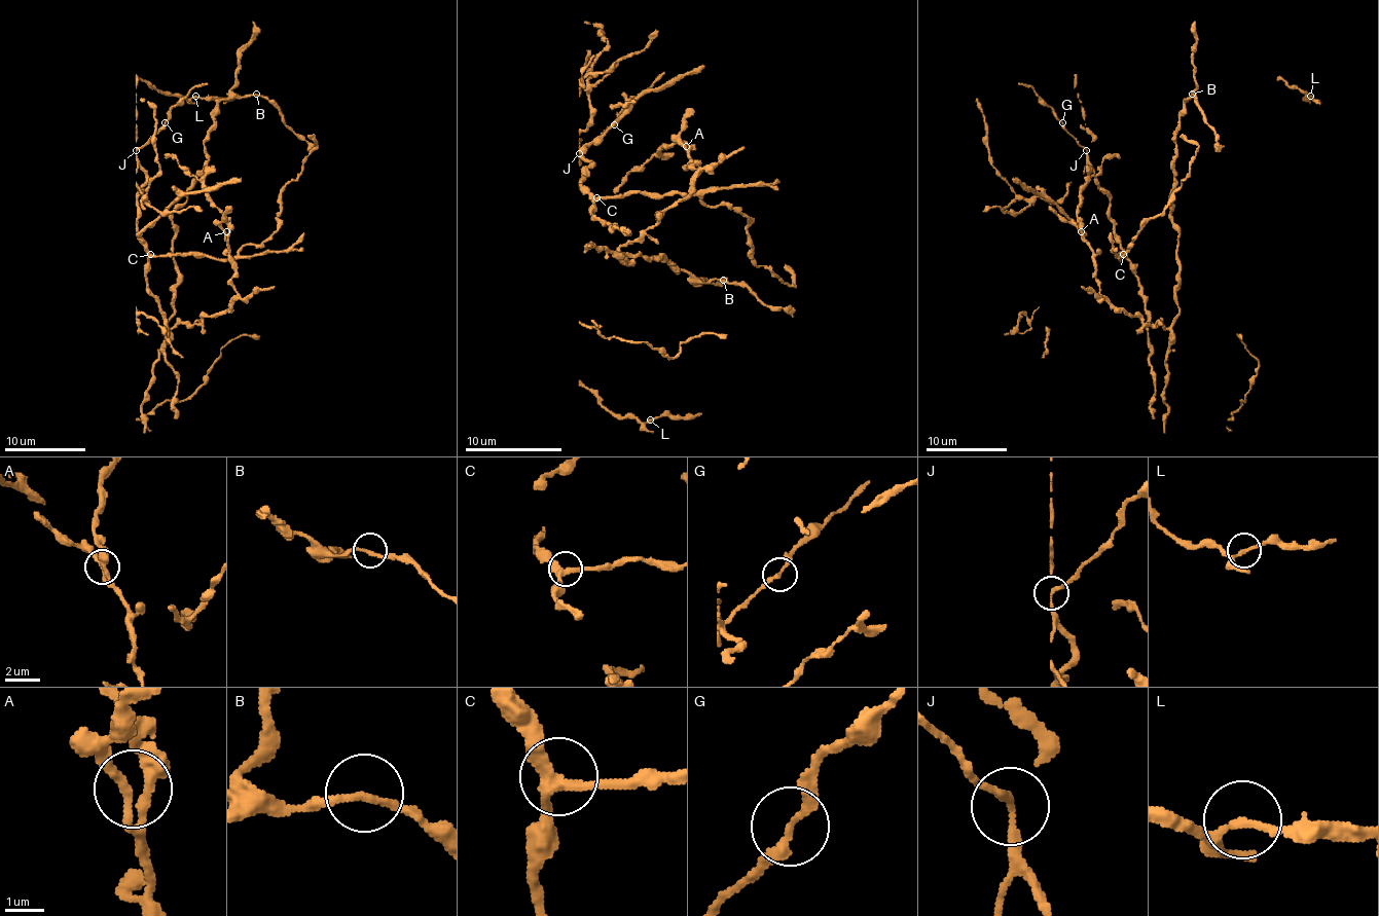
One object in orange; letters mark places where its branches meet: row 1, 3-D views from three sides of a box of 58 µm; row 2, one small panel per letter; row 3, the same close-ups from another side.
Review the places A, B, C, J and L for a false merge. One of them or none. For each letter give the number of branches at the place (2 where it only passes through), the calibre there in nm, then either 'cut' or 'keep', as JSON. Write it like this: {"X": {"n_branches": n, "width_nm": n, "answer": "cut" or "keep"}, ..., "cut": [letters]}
{"A": {"n_branches": 3, "width_nm": 200, "answer": "keep"}, "B": {"n_branches": 2, "width_nm": 180, "answer": "keep"}, "C": {"n_branches": 3, "width_nm": 300, "answer": "keep"}, "J": {"n_branches": 3, "width_nm": 160, "answer": "cut"}, "L": {"n_branches": 3, "width_nm": 150, "answer": "keep"}, "cut": ["J"]}

